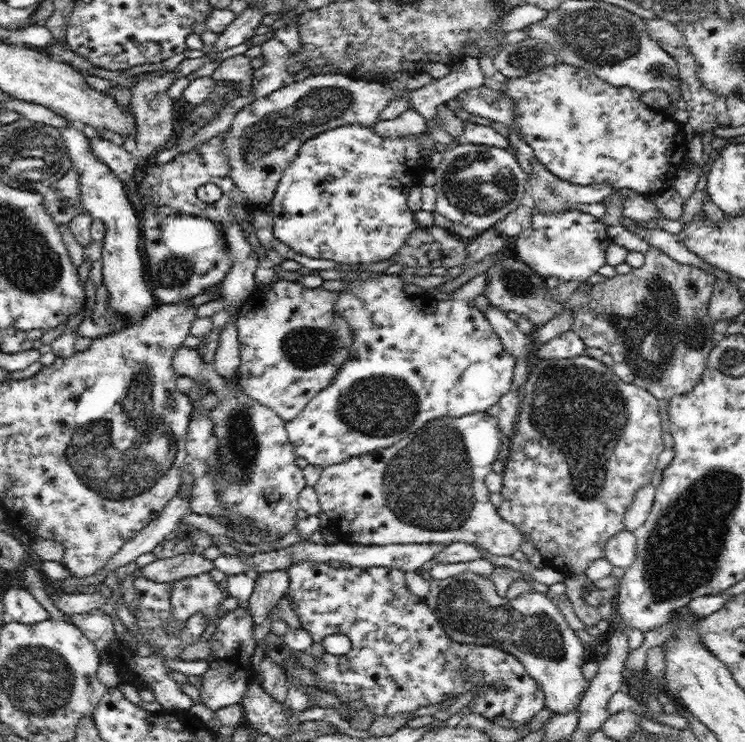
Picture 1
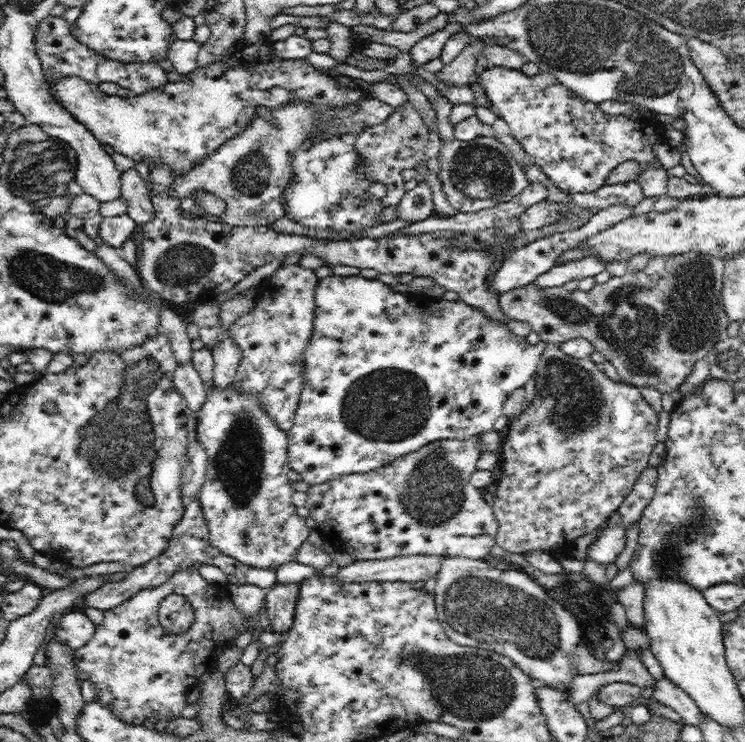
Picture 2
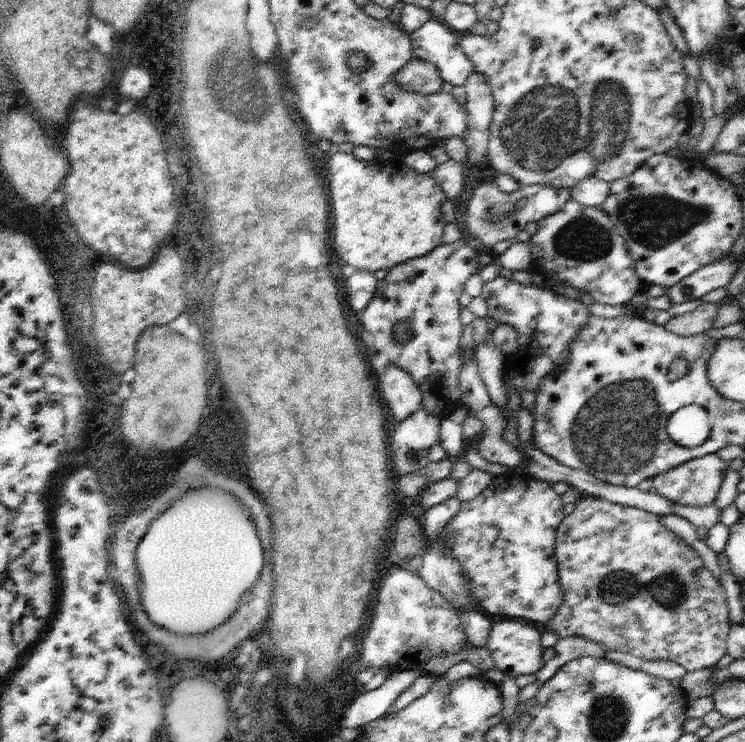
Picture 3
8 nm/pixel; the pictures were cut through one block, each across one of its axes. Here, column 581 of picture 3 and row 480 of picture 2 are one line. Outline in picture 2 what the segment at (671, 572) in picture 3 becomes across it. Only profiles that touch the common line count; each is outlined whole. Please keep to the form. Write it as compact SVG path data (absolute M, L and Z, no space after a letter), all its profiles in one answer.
M548 344L544 354L540 356L540 362L536 366L536 392L534 392L534 398L532 402L528 404L528 408L510 422L508 430L504 432L504 446L500 448L500 476L498 476L498 482L494 484L494 514L496 514L496 520L498 520L498 534L496 534L496 542L498 546L502 546L504 550L508 552L514 552L514 554L520 554L524 556L526 552L546 552L550 556L554 556L556 560L564 560L564 558L574 558L572 550L574 550L574 544L576 540L580 540L580 536L586 536L586 534L592 534L596 532L602 524L606 524L614 514L618 514L618 508L624 504L626 496L634 490L636 482L640 480L642 472L648 468L648 462L650 462L650 454L652 450L658 446L656 442L656 436L658 436L658 414L654 412L654 408L646 402L646 398L642 396L640 388L638 386L630 386L626 382L614 382L610 380L602 370L596 368L596 364L586 358L586 360L578 360L578 358L572 358L568 354L564 354L560 350L558 344Z

